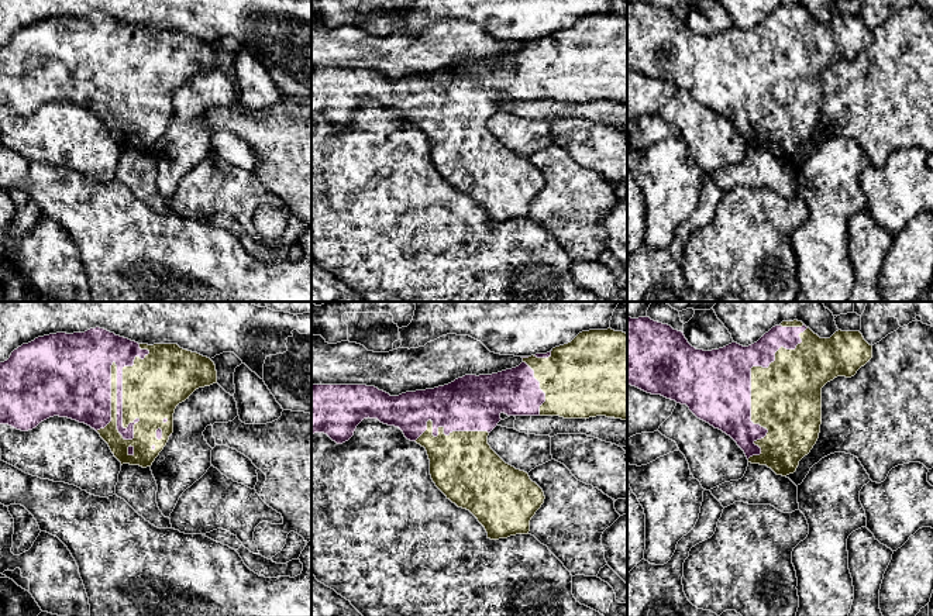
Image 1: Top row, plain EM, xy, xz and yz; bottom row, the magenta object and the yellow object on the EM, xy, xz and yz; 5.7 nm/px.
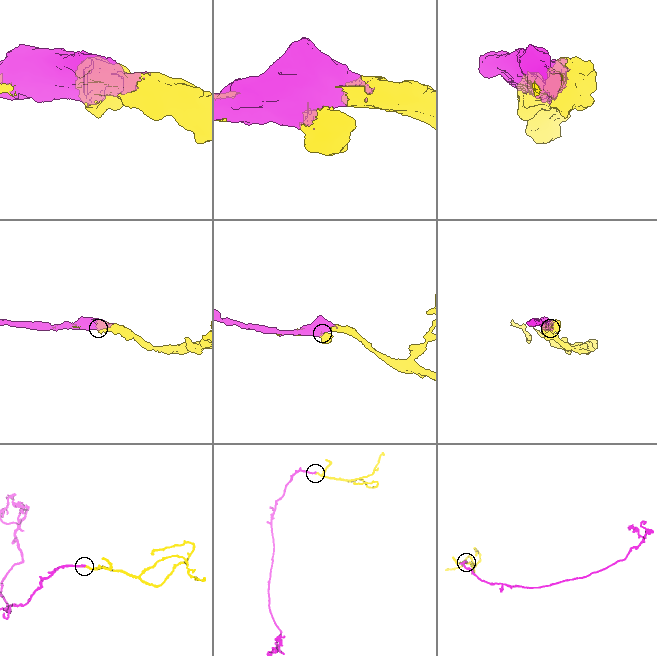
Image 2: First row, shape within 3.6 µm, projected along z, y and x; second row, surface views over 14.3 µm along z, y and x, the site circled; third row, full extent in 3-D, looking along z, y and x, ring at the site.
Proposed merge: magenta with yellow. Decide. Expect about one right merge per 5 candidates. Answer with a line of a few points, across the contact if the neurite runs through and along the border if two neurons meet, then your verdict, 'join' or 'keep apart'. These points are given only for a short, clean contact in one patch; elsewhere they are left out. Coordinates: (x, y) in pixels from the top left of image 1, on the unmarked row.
join

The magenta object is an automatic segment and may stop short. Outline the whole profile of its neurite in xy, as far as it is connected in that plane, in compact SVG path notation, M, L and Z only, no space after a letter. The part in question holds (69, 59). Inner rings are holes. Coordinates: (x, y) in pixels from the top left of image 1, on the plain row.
M96 11L85 17L56 17L44 21L38 21L28 28L23 28L14 34L10 42L0 47L0 109L8 109L17 114L28 116L35 113L41 106L59 100L85 107L94 113L100 121L109 128L114 141L123 148L140 149L142 152L151 151L155 142L166 130L169 121L173 117L173 97L179 87L189 83L189 80L199 72L217 68L217 55L214 47L197 37L192 37L180 32L178 28L138 28L128 23L116 20L104 13Z

